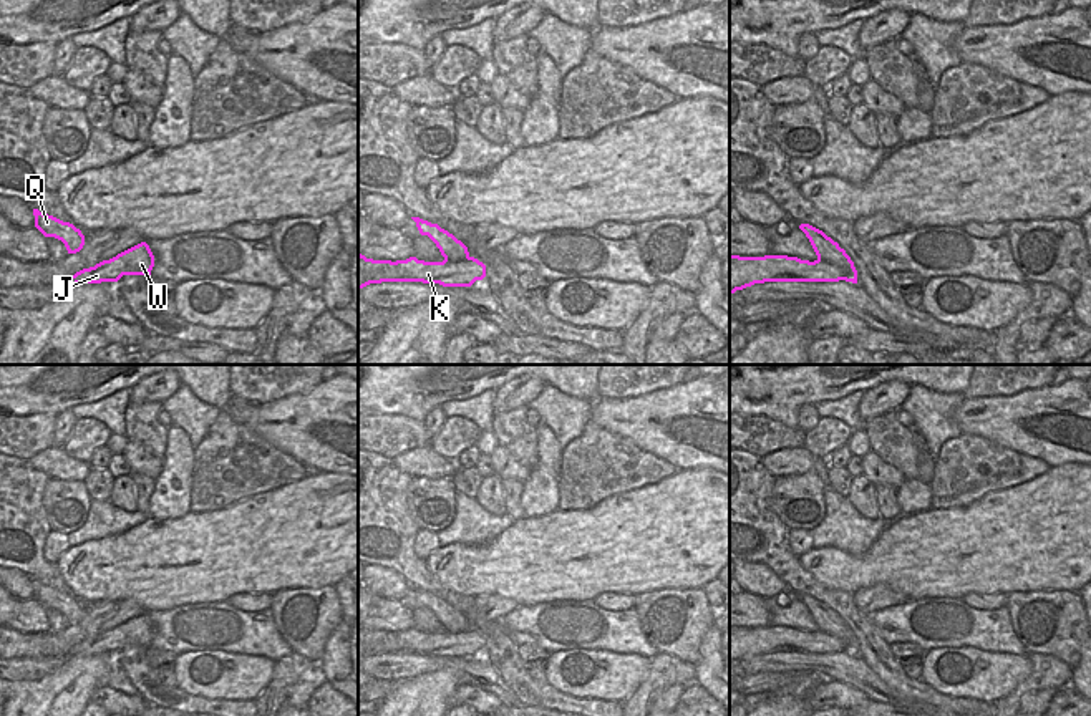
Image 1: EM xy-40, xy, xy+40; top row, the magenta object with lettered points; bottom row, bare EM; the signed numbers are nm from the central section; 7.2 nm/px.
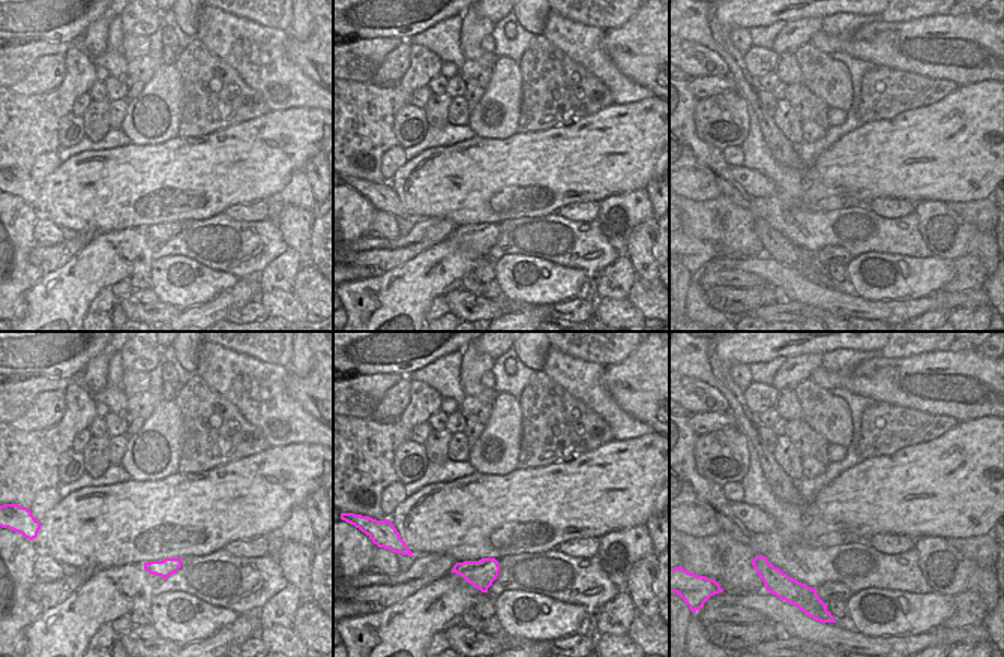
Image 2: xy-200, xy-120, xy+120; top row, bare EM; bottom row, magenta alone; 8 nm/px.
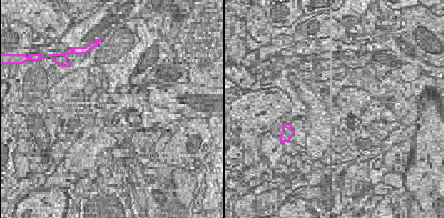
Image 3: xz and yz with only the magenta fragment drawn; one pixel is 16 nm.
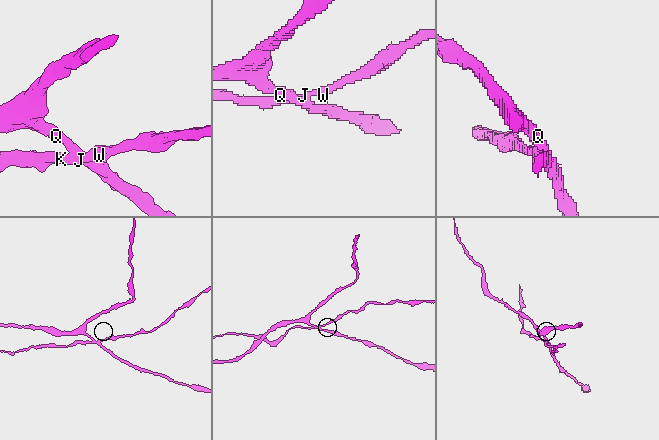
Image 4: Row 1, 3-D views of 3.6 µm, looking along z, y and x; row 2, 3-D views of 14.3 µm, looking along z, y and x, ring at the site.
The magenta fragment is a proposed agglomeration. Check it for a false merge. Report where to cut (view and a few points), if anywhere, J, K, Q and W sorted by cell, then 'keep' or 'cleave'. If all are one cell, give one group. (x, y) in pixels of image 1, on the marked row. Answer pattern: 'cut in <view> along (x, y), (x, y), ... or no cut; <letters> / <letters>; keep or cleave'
cut in xy+40 along (818, 257), (838, 266), (848, 277); J K W / Q; cleave

